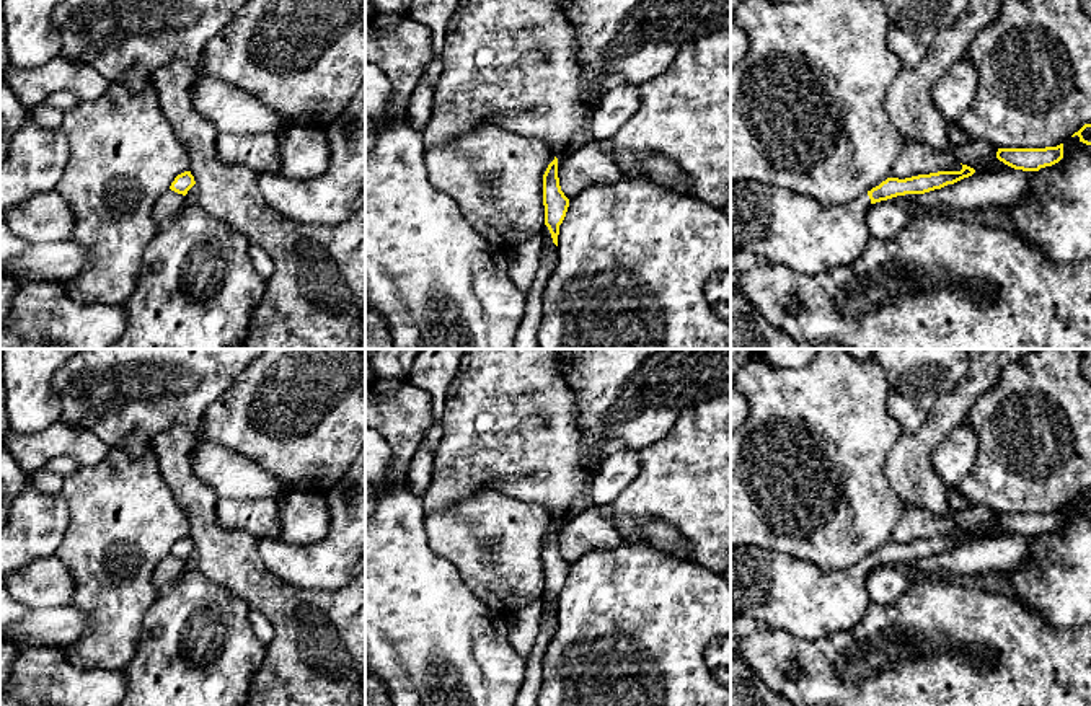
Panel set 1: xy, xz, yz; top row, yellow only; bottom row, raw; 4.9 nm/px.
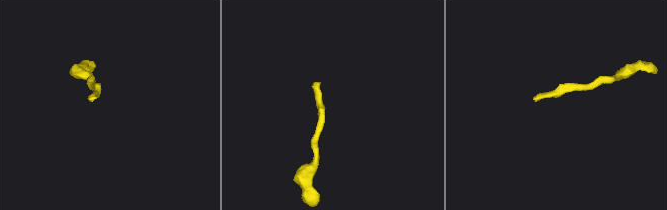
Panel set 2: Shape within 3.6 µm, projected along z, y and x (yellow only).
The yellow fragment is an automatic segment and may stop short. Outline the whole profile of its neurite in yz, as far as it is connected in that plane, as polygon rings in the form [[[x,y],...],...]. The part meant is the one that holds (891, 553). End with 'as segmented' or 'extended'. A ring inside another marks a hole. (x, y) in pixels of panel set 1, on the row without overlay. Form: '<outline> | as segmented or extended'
[[[962,530],[961,536],[938,536],[905,545],[887,543],[851,567],[837,572],[824,572],[807,561],[758,546],[734,546],[731,548],[731,613],[749,615],[766,629],[781,629],[796,638],[819,641],[853,629],[861,621],[871,602],[866,592],[866,579],[872,569],[897,561],[941,554],[974,538],[974,533]]] | extended

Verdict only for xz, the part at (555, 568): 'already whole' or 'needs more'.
already whole

